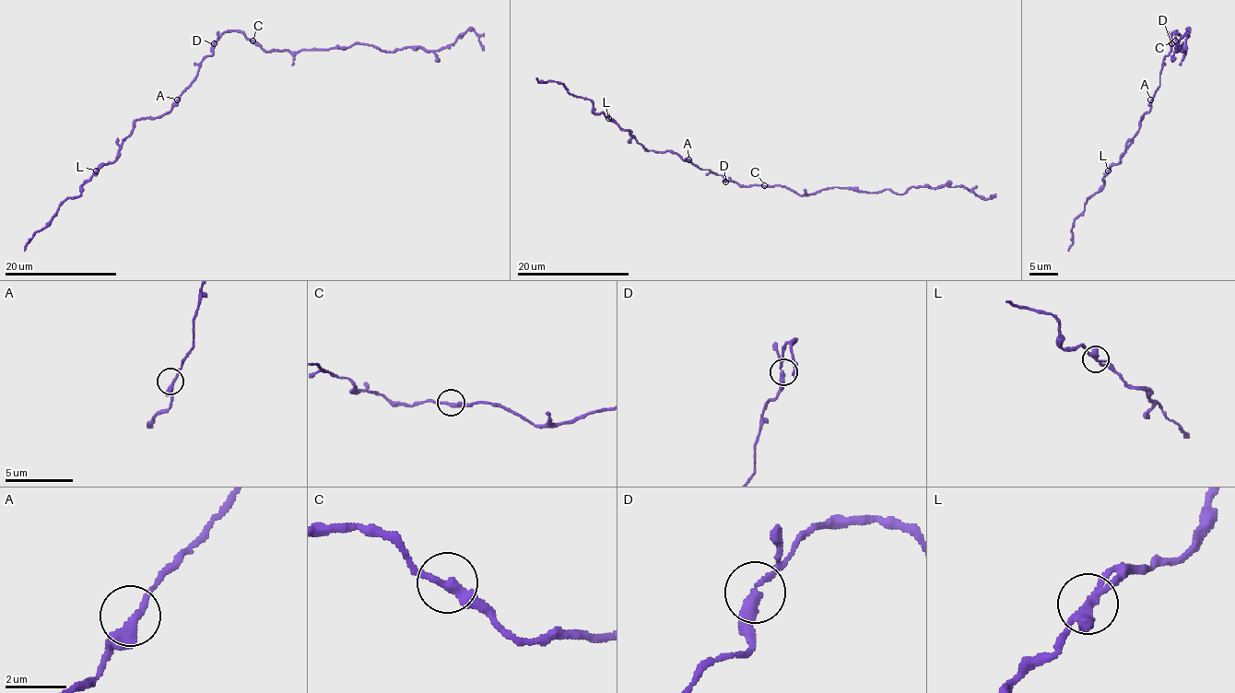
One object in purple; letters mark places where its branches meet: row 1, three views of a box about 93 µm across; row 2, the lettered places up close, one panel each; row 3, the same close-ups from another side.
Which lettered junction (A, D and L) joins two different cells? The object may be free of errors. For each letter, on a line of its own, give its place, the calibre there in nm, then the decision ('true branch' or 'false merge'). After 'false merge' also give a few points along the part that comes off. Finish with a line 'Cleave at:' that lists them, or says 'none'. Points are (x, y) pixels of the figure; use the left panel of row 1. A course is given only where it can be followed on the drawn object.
A: place (177, 99); calibre 320 nm; true branch
D: place (214, 43); calibre 300 nm; true branch
L: place (96, 170); calibre 320 nm; true branch
Cleave at: none

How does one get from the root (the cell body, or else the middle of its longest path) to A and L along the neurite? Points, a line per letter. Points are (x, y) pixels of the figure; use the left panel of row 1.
A: (215, 48), (200, 63), (196, 78), (177, 99)
L: (215, 48), (173, 107), (157, 118), (137, 120), (116, 158), (96, 170)

